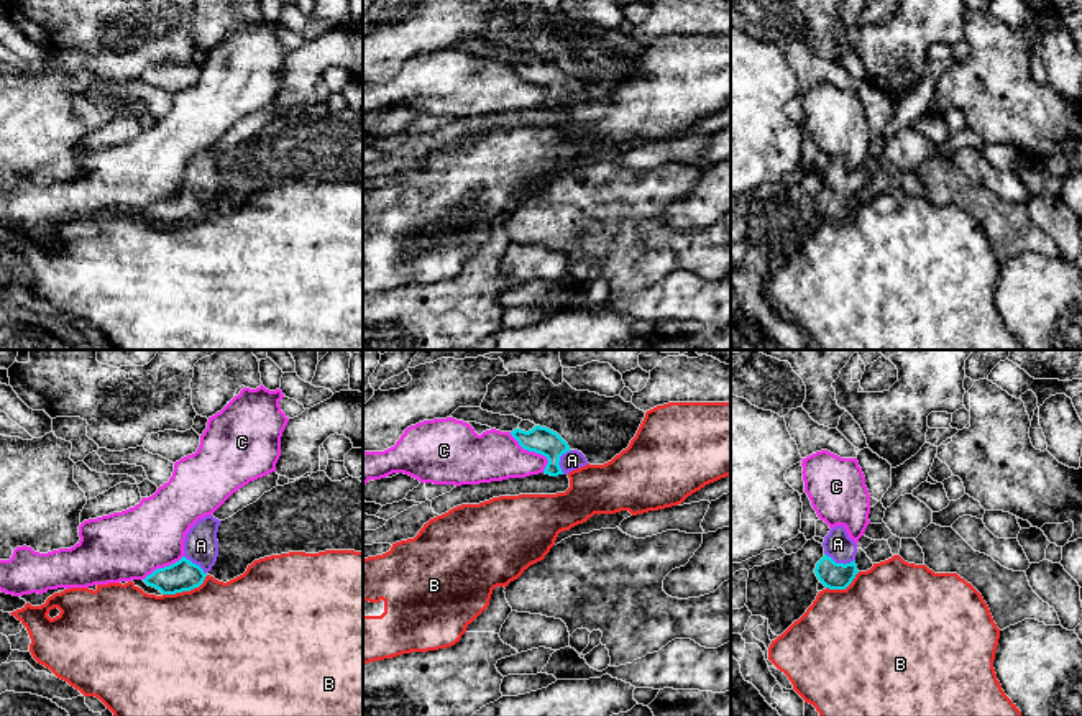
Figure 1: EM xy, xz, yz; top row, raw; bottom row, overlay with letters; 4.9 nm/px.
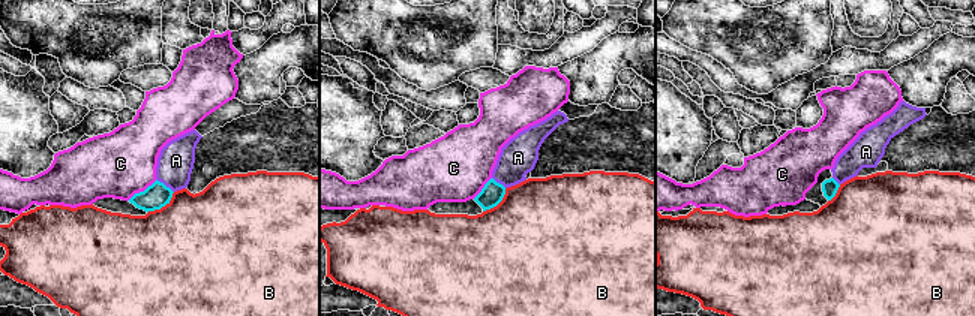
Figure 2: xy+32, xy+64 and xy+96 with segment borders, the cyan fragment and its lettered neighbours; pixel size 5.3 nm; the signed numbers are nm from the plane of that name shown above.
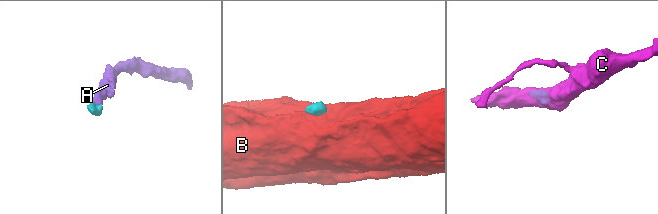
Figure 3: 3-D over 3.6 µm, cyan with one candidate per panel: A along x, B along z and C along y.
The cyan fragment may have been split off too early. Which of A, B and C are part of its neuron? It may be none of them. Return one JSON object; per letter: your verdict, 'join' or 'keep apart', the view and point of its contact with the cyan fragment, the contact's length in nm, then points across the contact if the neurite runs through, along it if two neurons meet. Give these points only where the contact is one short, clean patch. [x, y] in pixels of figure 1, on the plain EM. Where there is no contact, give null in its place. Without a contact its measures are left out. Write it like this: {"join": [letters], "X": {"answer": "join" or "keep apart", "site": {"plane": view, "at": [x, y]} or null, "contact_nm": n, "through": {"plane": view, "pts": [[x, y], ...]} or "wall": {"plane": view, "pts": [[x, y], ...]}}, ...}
{"join": ["A"], "A": {"answer": "join", "site": {"plane": "yz", "at": [839, 196]}, "contact_nm": 160, "through": {"plane": "yz", "pts": [[833, 207], [839, 196], [838, 176]]}}, "B": {"answer": "keep apart", "site": {"plane": "xy", "at": [186, 222]}, "contact_nm": 240, "wall": {"plane": "xy", "pts": [[207, 207], [197, 219], [163, 227]]}}, "C": {"answer": "keep apart", "site": {"plane": "xz", "at": [534, 82]}, "contact_nm": 260, "wall": {"plane": "xz", "pts": [[509, 64], [524, 81], [539, 84], [547, 92], [544, 104]]}}}

